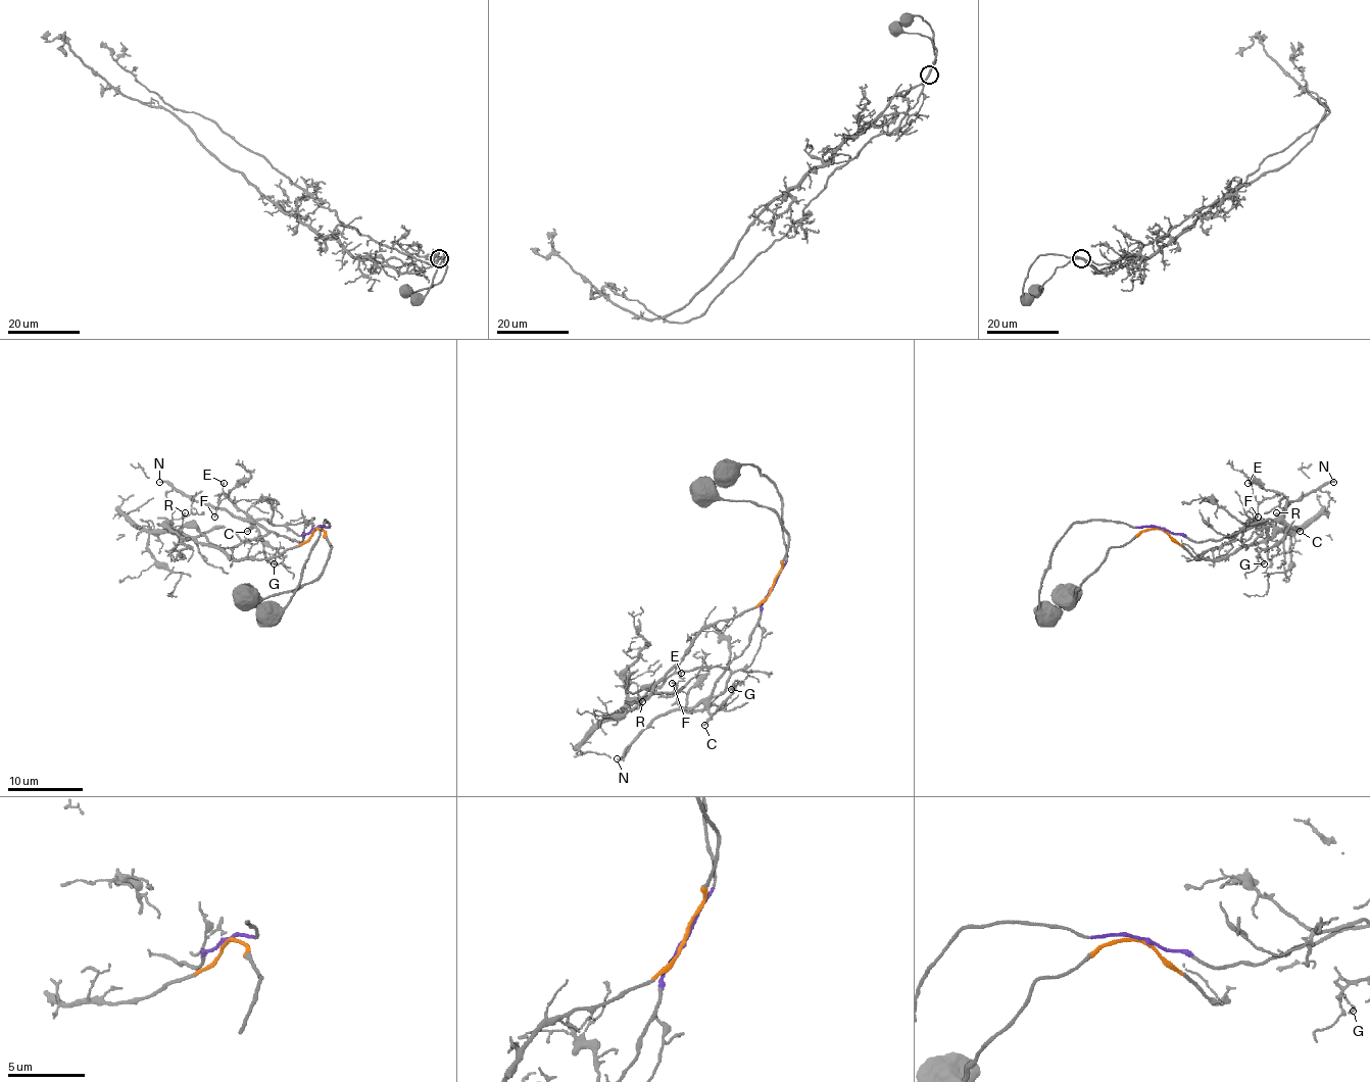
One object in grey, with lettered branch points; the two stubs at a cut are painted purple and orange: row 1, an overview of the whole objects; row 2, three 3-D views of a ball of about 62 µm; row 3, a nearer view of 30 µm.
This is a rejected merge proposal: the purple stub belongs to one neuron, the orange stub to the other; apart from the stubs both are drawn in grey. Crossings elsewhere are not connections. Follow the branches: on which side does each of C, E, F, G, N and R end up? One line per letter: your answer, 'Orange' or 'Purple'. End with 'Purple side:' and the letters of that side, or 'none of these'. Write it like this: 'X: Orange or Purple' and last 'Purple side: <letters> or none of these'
C: Purple
E: Purple
F: Purple
G: Purple
N: Purple
R: Orange
Purple side: C, E, F, G, N

